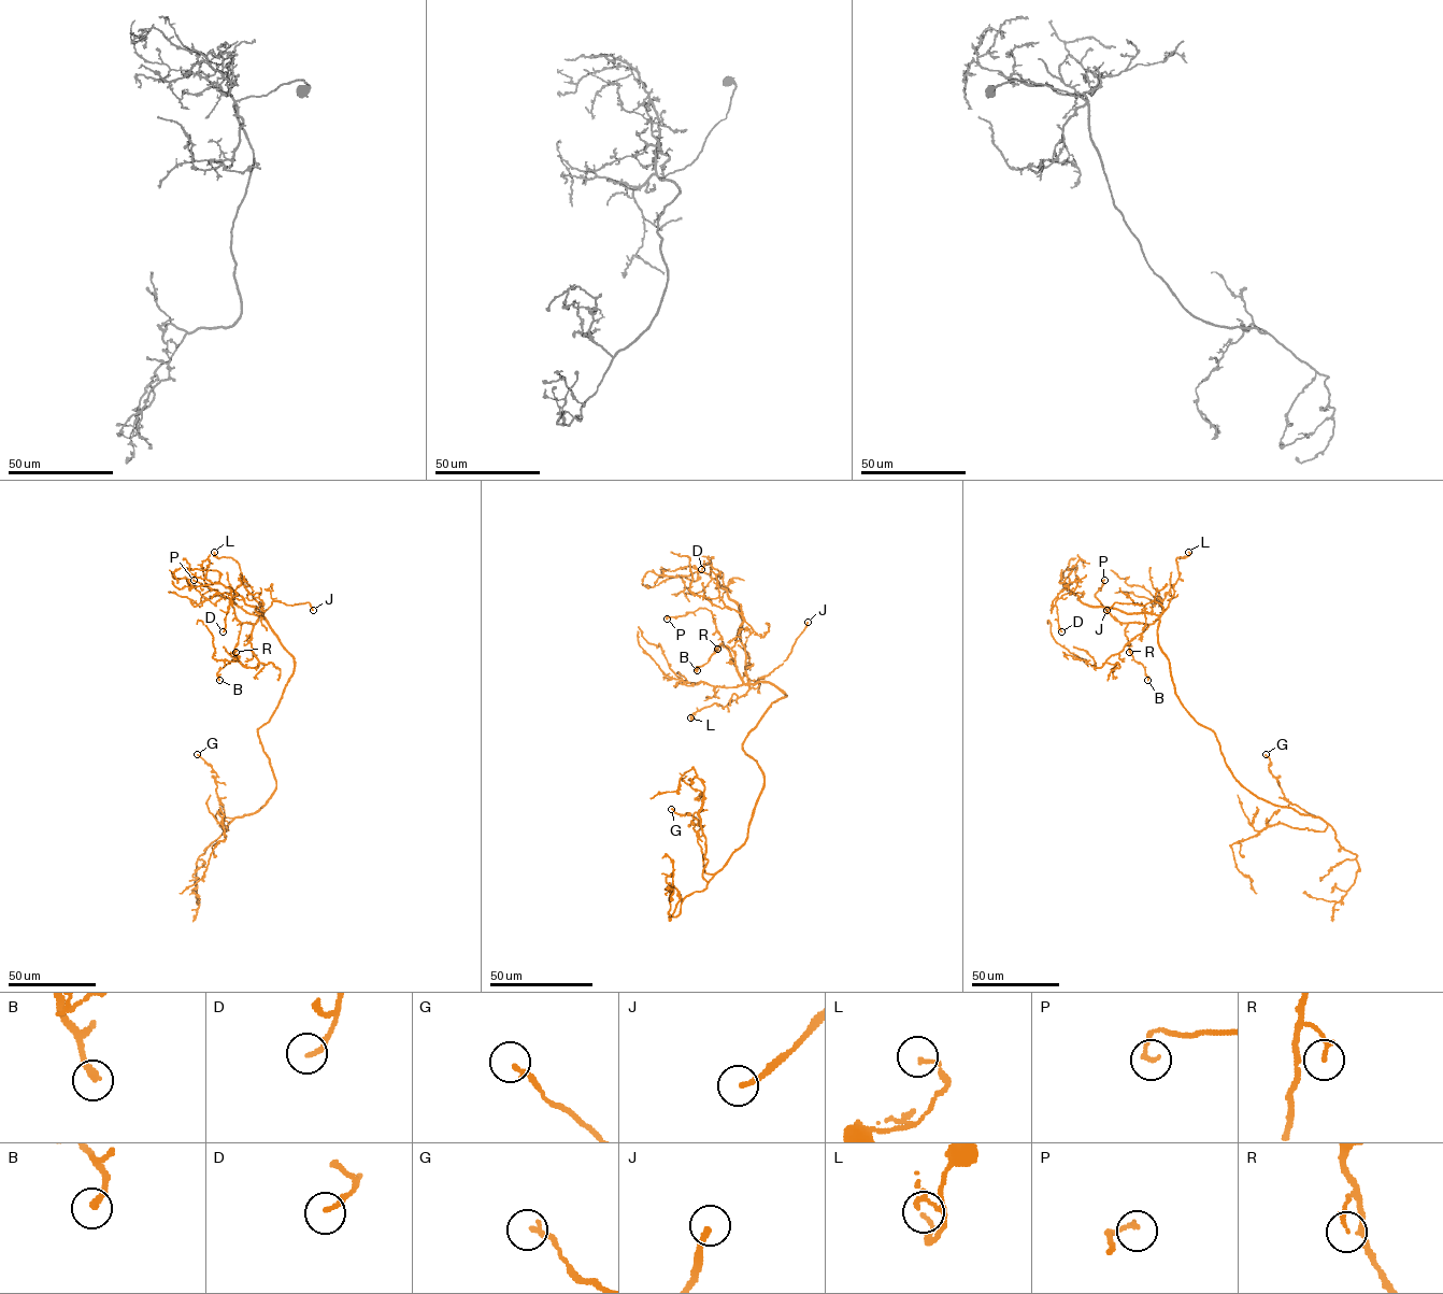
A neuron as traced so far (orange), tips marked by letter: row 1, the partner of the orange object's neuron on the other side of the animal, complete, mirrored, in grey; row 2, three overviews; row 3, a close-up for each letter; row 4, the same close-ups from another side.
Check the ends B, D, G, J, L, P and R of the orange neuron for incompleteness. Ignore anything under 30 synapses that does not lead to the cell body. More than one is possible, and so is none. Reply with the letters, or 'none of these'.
J

